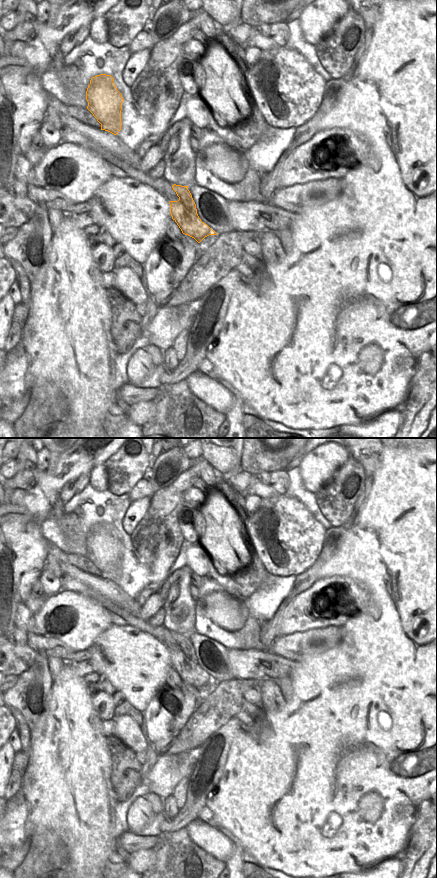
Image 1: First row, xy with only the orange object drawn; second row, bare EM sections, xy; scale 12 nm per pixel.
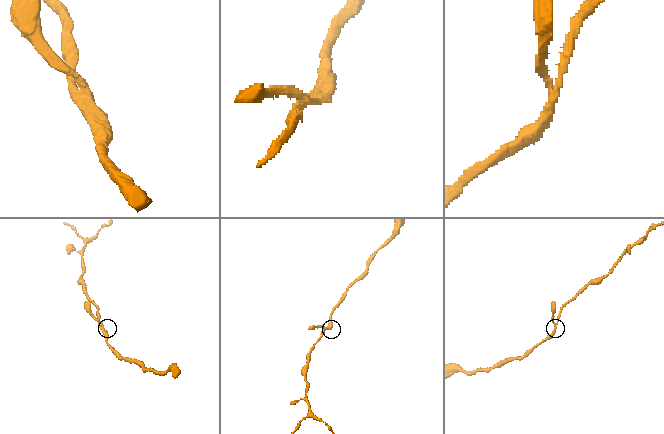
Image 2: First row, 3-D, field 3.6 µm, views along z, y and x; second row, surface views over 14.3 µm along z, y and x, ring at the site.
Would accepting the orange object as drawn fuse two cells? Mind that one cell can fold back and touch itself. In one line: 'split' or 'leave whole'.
split

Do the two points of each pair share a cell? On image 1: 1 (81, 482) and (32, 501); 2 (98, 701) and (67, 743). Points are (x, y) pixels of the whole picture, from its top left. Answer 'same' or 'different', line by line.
1: different
2: different

